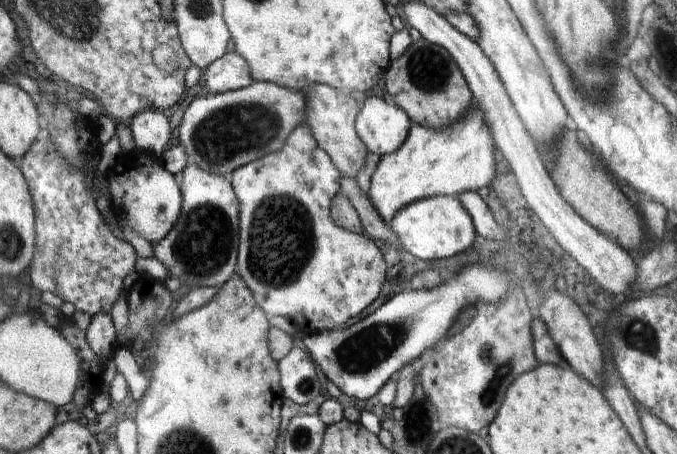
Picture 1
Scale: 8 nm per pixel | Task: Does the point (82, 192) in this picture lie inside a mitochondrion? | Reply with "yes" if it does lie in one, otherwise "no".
no

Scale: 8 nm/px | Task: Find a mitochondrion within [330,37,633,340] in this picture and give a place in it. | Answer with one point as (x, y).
(428, 69)

